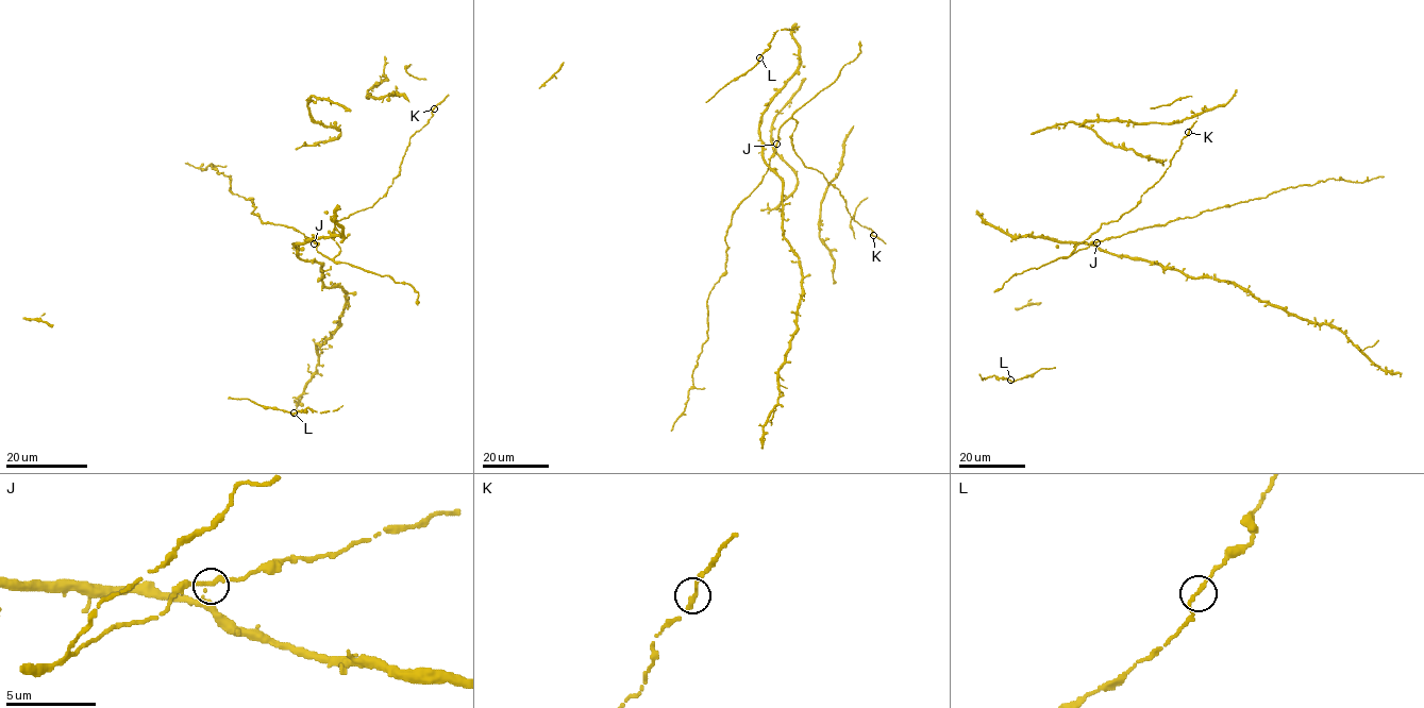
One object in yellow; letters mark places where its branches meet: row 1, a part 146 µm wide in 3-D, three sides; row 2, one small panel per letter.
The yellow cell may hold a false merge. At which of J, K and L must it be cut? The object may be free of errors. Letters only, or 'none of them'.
none of them

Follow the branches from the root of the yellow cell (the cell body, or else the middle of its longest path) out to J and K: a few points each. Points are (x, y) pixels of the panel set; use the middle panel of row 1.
J: (830, 84), (780, 128), (776, 144)
K: (830, 84), (792, 115), (798, 123), (791, 142), (807, 167), (840, 191), (850, 216), (873, 235)

